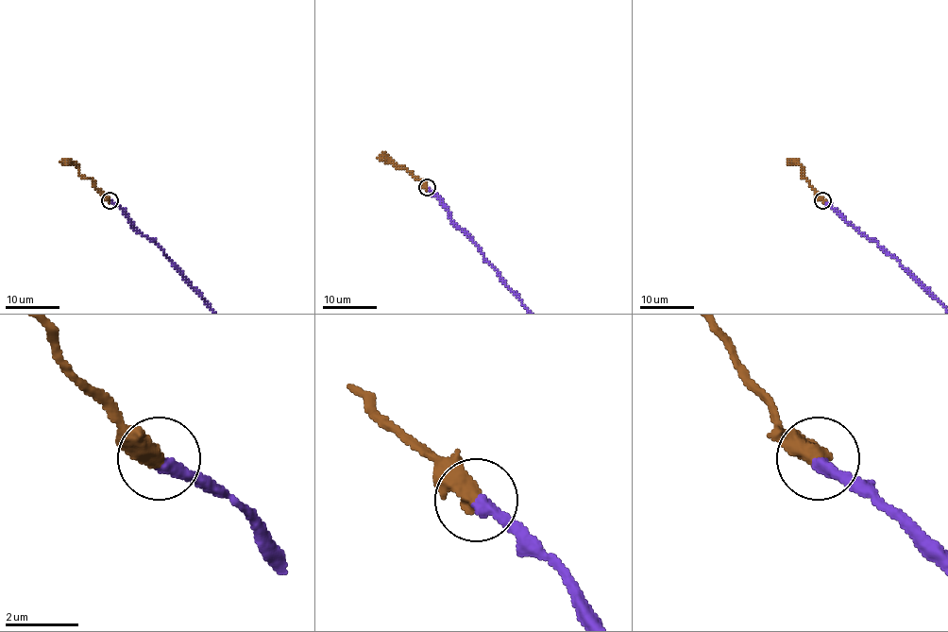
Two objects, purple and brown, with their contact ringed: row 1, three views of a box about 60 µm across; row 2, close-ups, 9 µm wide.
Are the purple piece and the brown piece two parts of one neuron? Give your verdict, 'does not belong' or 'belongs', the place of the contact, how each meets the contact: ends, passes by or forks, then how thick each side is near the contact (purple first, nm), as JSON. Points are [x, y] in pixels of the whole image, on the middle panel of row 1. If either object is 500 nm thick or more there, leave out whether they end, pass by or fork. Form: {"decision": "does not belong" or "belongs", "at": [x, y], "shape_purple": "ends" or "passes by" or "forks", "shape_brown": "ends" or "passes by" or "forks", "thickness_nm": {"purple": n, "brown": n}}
{"decision": "belongs", "at": [427, 187], "thickness_nm": {"purple": 360, "brown": 550}}

